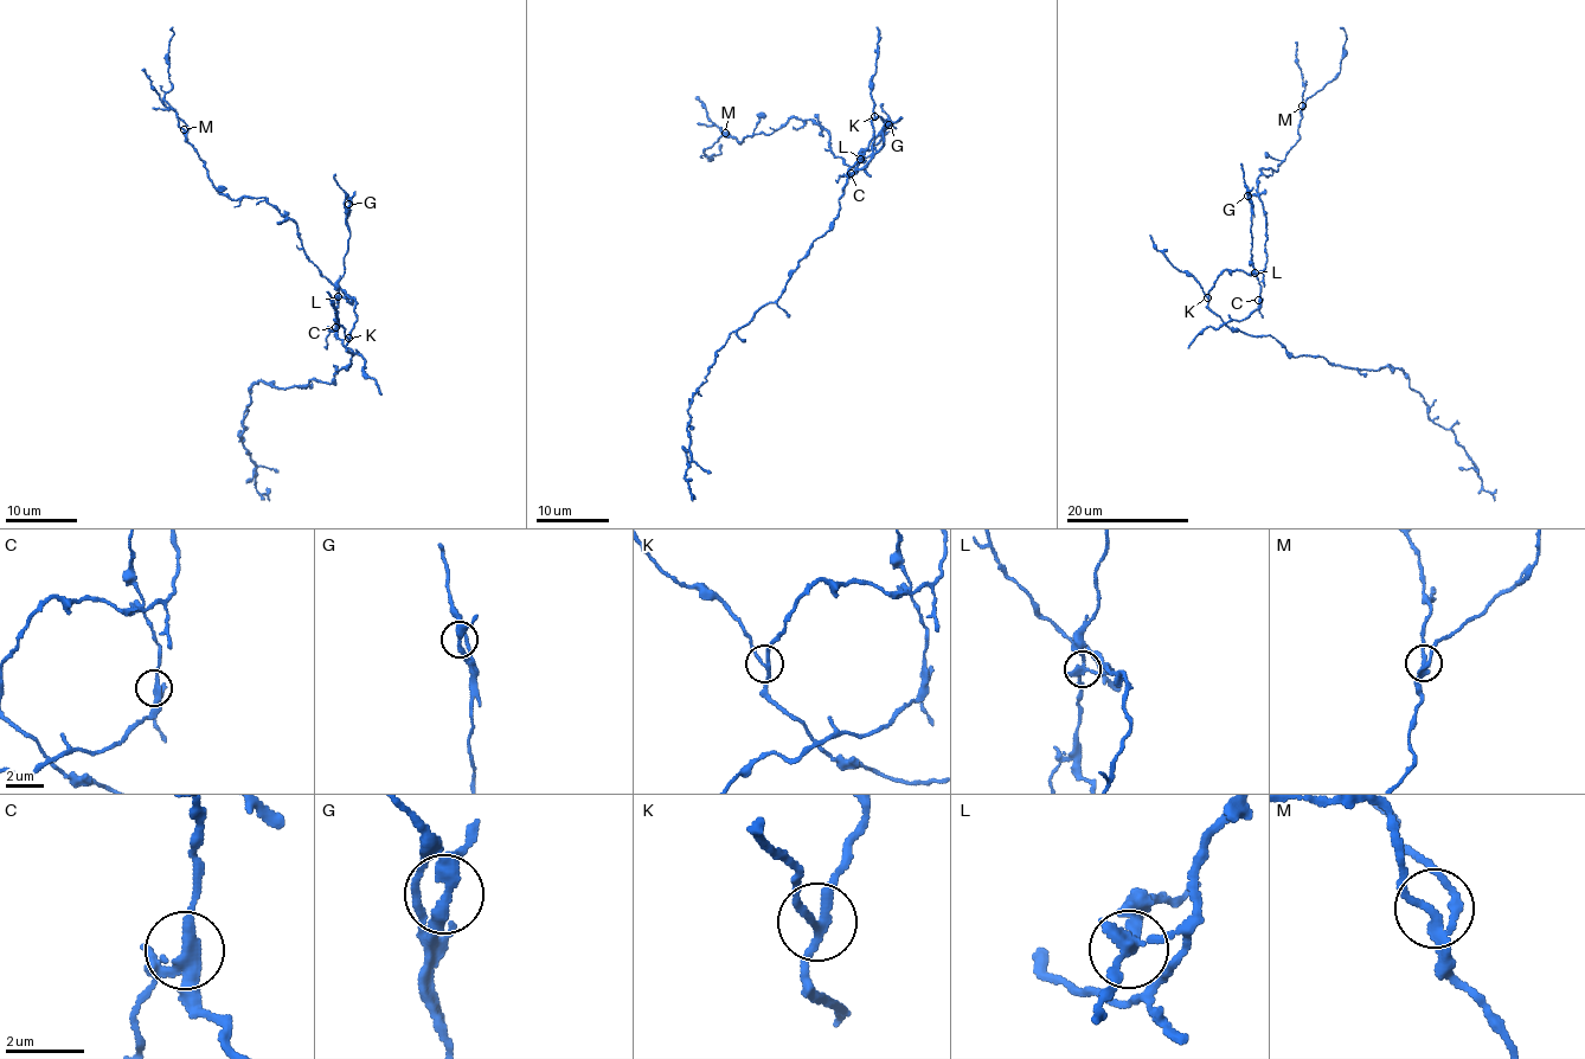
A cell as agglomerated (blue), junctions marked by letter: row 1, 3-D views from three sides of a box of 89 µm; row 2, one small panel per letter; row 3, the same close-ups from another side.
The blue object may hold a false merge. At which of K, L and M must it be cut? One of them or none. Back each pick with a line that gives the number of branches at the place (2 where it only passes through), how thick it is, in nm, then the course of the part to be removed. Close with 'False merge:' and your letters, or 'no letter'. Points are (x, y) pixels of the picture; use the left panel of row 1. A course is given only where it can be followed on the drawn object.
L: Branches: 3. Thickness 240 nm. Course of the part to remove: (338, 296), (337, 335), (360, 354), (380, 395)
False merge: L

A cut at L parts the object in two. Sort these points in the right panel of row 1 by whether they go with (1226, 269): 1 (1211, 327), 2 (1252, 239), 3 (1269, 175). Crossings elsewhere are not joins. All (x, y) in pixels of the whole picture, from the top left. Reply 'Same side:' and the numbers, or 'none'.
Same side: 3

